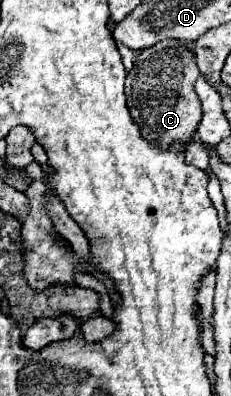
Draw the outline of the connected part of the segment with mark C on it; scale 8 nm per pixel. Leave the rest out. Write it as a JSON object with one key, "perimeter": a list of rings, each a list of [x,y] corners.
{"perimeter":[[[164,41],[162,47],[158,47],[158,43],[156,43],[154,47],[148,47],[134,57],[134,67],[126,75],[124,93],[128,99],[130,115],[132,115],[134,123],[140,127],[140,135],[146,141],[150,141],[154,147],[168,149],[176,141],[182,141],[182,145],[186,147],[192,141],[194,133],[198,131],[200,119],[202,119],[200,99],[194,91],[194,83],[198,77],[200,77],[200,71],[194,61],[194,55],[188,51],[188,47],[182,41]]]}

